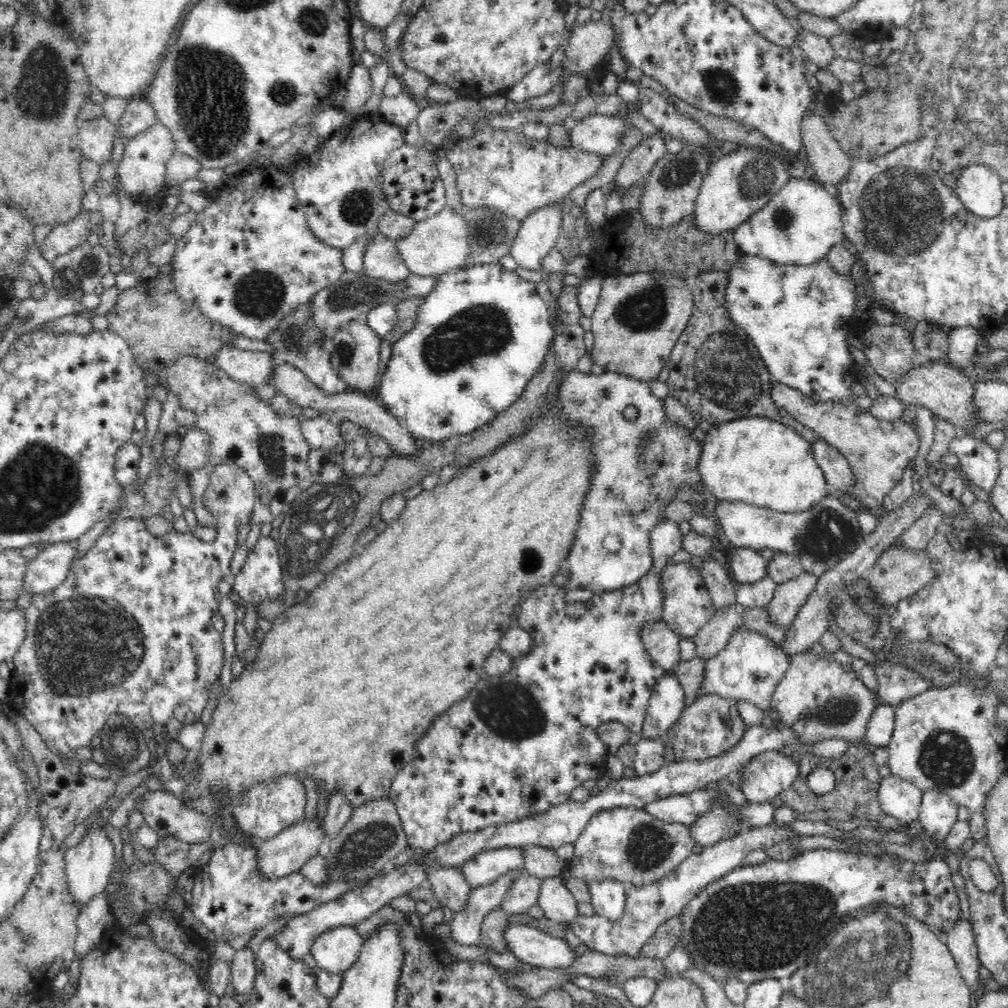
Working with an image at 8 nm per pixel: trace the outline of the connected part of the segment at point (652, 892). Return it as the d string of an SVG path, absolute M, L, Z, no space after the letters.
M771 822L735 834L730 838L721 839L716 844L698 849L662 881L648 886L629 885L624 916L618 922L612 922L610 919L596 914L592 916L578 915L571 920L571 929L578 936L580 942L587 946L587 950L598 951L610 956L636 957L649 940L655 936L658 928L670 918L681 914L689 900L706 888L706 885L716 882L718 878L722 878L728 872L732 872L731 870L740 867L744 858L752 850L766 848L766 846L778 844L782 840L788 840L794 833L790 827L776 827Z

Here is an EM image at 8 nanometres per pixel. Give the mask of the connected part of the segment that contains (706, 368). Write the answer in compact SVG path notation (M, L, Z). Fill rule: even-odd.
M720 270L702 272L695 278L694 285L690 288L693 293L691 317L685 331L678 337L676 344L673 346L666 364L670 369L667 379L670 397L672 396L672 398L680 401L689 412L700 414L701 422L706 427L757 414L792 426L802 437L806 437L806 440L814 444L819 438L816 432L799 423L790 414L785 417L778 415L779 408L774 405L770 394L770 387L774 380L771 378L769 370L766 368L752 339L747 336L746 331L741 326L736 326L730 320L726 312L723 300L728 281L727 272L721 272Z

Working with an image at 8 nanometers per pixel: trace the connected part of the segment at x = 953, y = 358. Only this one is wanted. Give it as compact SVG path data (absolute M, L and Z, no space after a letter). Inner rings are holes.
M971 326L957 328L949 334L947 362L955 367L970 369L970 358L976 351L976 345L981 340L981 333Z

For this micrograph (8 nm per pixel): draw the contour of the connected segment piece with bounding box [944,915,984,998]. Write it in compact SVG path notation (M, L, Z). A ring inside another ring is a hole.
M962 915L960 916L960 920L958 920L958 924L954 924L952 930L947 932L946 940L944 940L944 943L950 949L950 952L956 961L957 967L959 968L960 974L962 975L966 986L969 988L969 991L974 998L976 990L984 988L984 984L982 984L982 978L979 976L981 962L979 961L975 934L973 933L973 926L971 923L966 921L966 919L961 918Z

